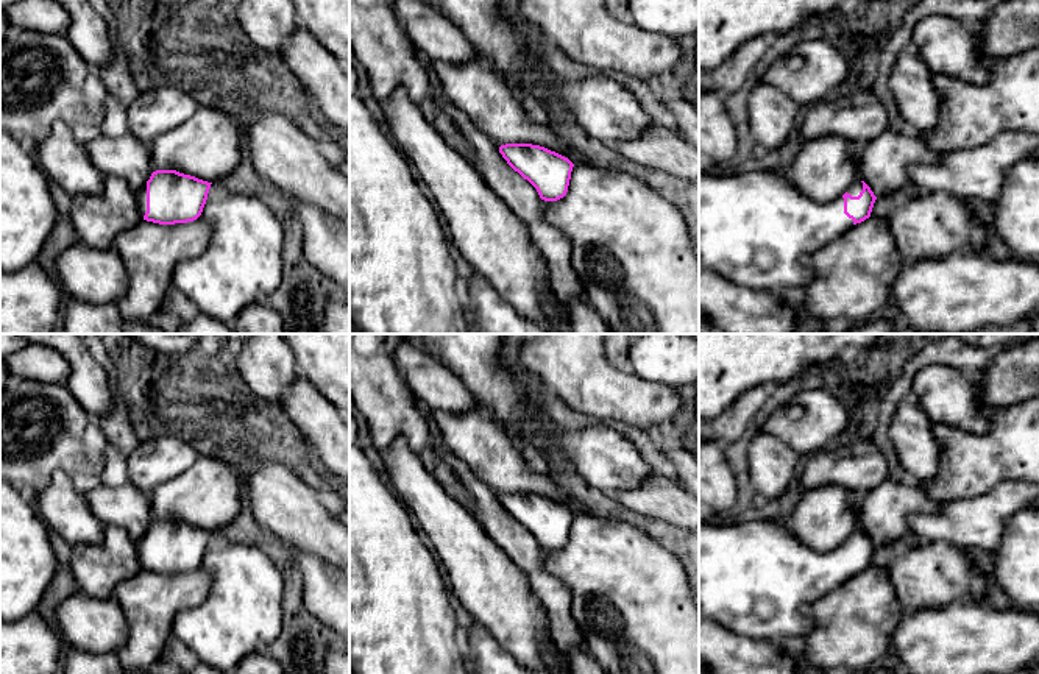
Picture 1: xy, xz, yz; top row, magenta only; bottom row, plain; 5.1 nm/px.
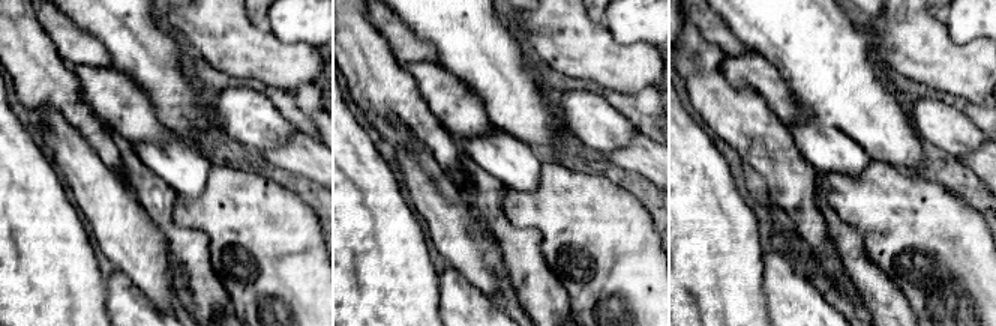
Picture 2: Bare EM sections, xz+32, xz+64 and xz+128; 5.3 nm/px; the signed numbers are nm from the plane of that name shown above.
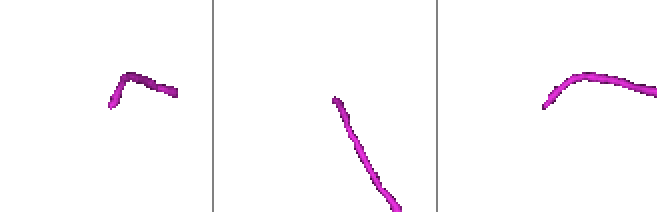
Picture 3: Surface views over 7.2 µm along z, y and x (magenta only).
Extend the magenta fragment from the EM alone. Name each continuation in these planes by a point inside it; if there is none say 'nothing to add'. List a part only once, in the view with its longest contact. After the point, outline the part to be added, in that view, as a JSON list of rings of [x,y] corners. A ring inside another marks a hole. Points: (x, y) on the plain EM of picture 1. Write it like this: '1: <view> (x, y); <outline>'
1: xy (242, 613); [[[211,534],[200,565],[211,577],[207,598],[193,608],[181,610],[173,619],[172,635],[192,649],[201,663],[229,672],[250,654],[265,651],[281,633],[284,576],[259,548]]]

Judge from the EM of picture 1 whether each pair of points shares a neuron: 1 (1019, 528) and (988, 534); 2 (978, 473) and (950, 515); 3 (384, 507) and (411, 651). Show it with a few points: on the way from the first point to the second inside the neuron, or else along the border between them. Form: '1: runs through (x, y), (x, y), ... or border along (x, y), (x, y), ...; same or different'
1: border along (1022, 509), (1007, 523), (1005, 534), (994, 551); different
2: border along (997, 484), (972, 496), (939, 503); different
3: runs through (384, 543), (384, 615); same

